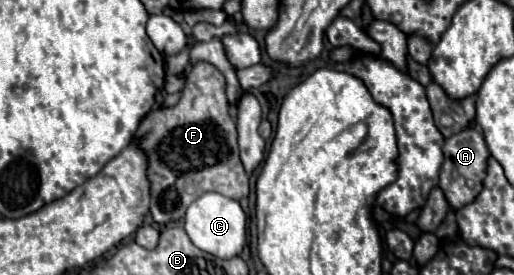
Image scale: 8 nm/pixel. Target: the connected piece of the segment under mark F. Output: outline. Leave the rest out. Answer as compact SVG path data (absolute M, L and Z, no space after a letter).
M198 61L188 75L180 101L174 107L162 107L152 111L134 133L134 141L144 151L148 161L146 175L150 181L150 215L158 225L180 221L186 213L186 207L206 191L216 191L236 201L248 197L248 173L240 161L236 125L228 113L228 99L224 87L224 75L214 65Z

